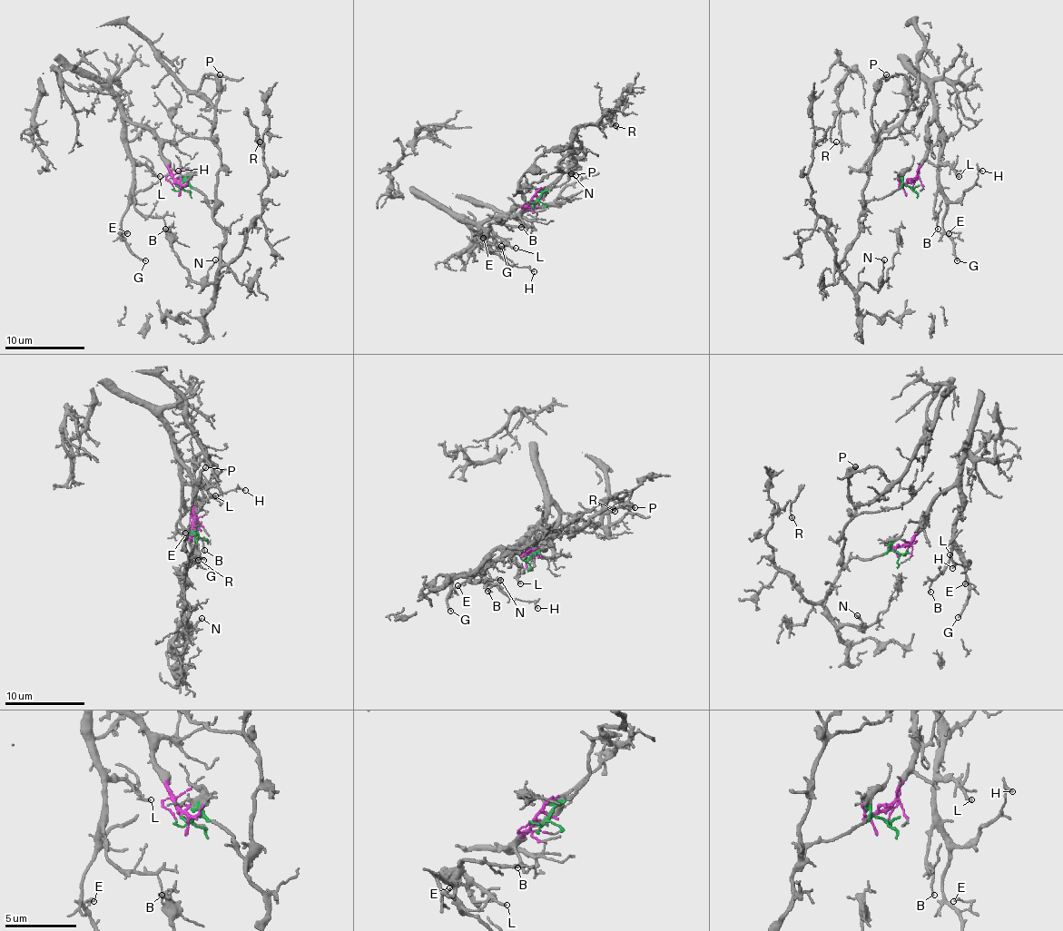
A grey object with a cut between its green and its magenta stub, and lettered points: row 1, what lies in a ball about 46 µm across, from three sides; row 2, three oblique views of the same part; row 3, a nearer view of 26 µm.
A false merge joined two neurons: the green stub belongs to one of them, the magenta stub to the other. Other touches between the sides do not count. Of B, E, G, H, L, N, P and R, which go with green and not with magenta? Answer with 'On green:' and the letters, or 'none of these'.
On green: N, P, R

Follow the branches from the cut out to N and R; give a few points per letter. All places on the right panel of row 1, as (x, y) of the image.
N: (912, 188), (900, 185), (884, 198), (867, 203), (841, 273), (854, 288), (869, 283), (877, 289), (884, 259)
R: (912, 188), (900, 185), (871, 200), (857, 238), (837, 263), (807, 175), (812, 148), (827, 135), (837, 142)

